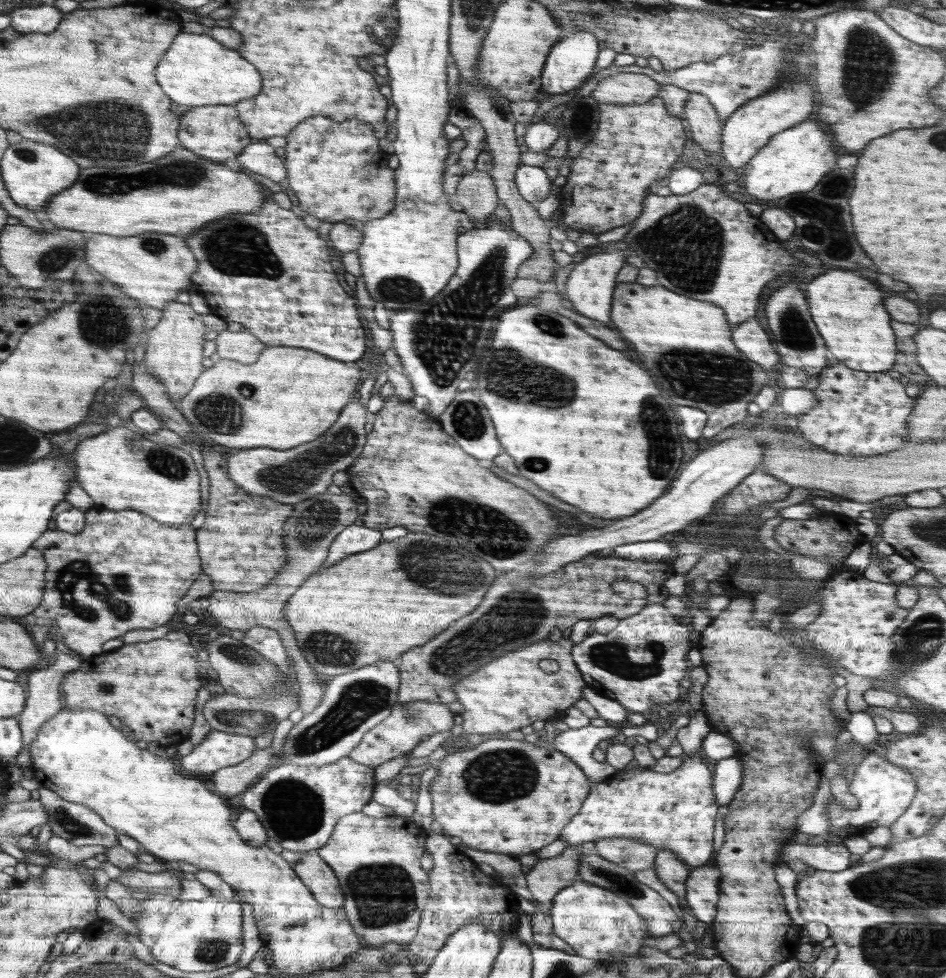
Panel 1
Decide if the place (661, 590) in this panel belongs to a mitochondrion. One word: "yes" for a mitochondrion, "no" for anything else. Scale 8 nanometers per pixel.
no

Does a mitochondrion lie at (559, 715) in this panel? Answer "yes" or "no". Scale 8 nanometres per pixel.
no

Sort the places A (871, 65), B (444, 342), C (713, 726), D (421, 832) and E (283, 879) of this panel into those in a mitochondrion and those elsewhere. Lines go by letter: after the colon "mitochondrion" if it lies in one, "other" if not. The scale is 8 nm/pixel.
A: mitochondrion
B: mitochondrion
C: other
D: other
E: other

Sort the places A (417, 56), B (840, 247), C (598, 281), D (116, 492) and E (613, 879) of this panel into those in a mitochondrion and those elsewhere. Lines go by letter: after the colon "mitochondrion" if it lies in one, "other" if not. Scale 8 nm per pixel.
A: other
B: mitochondrion
C: other
D: other
E: mitochondrion

